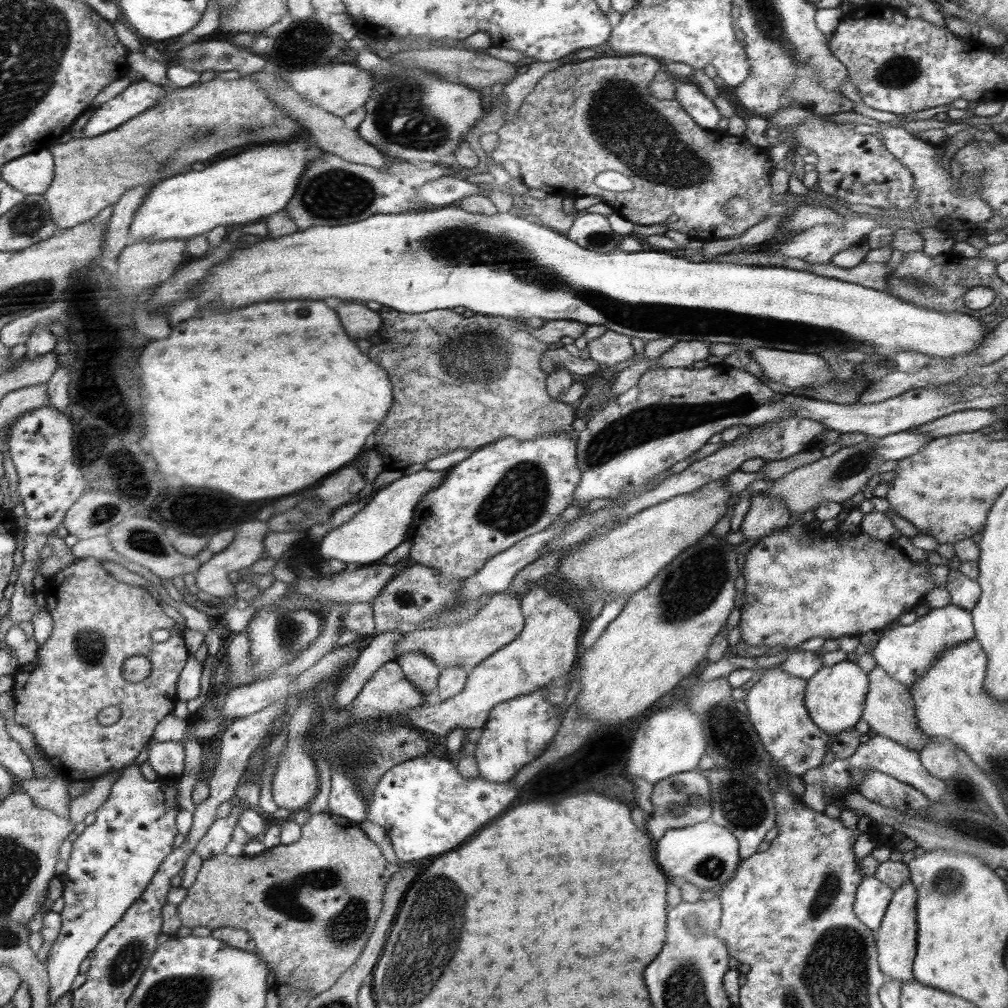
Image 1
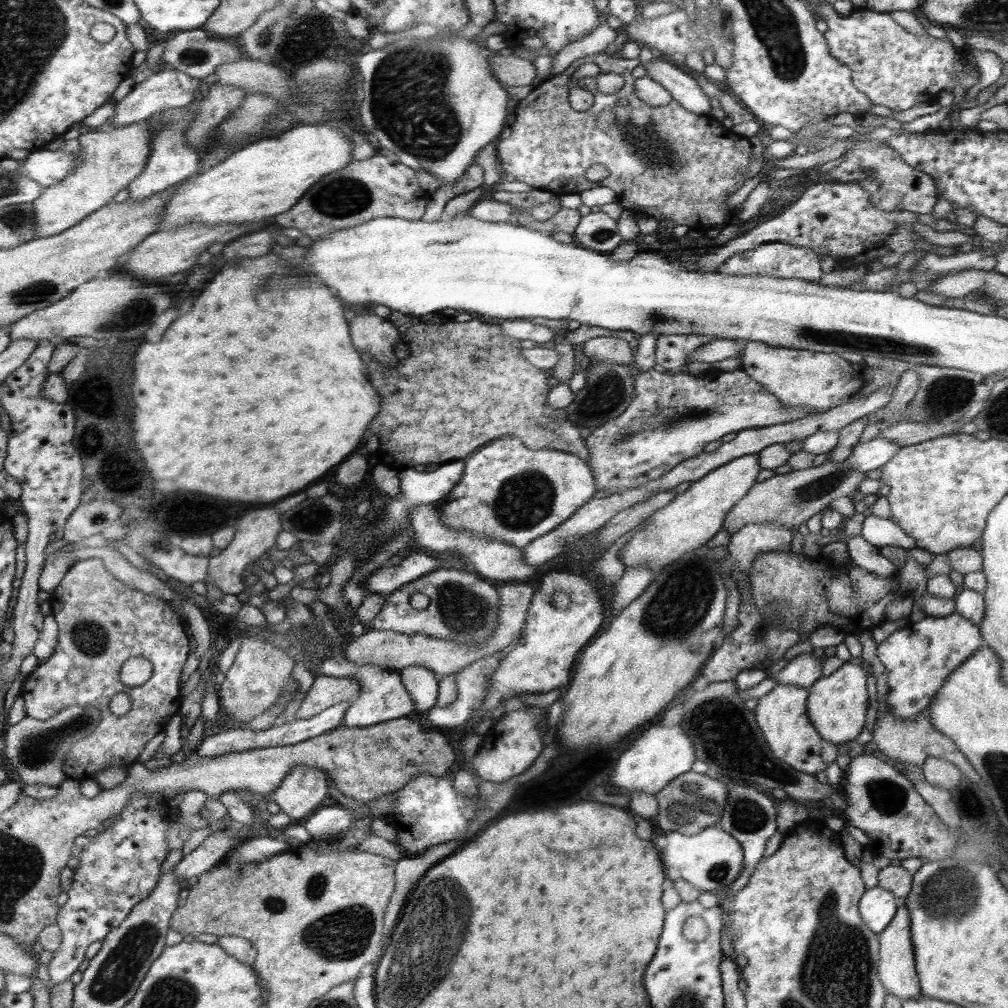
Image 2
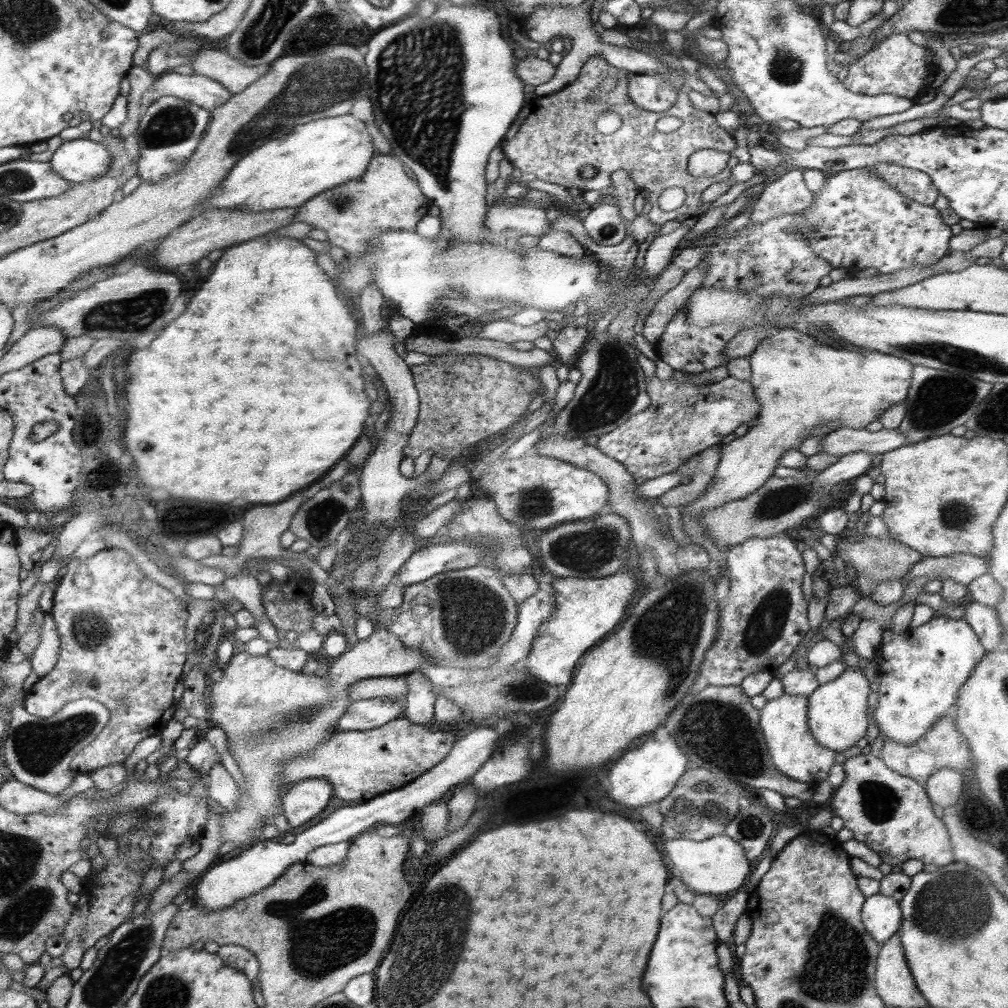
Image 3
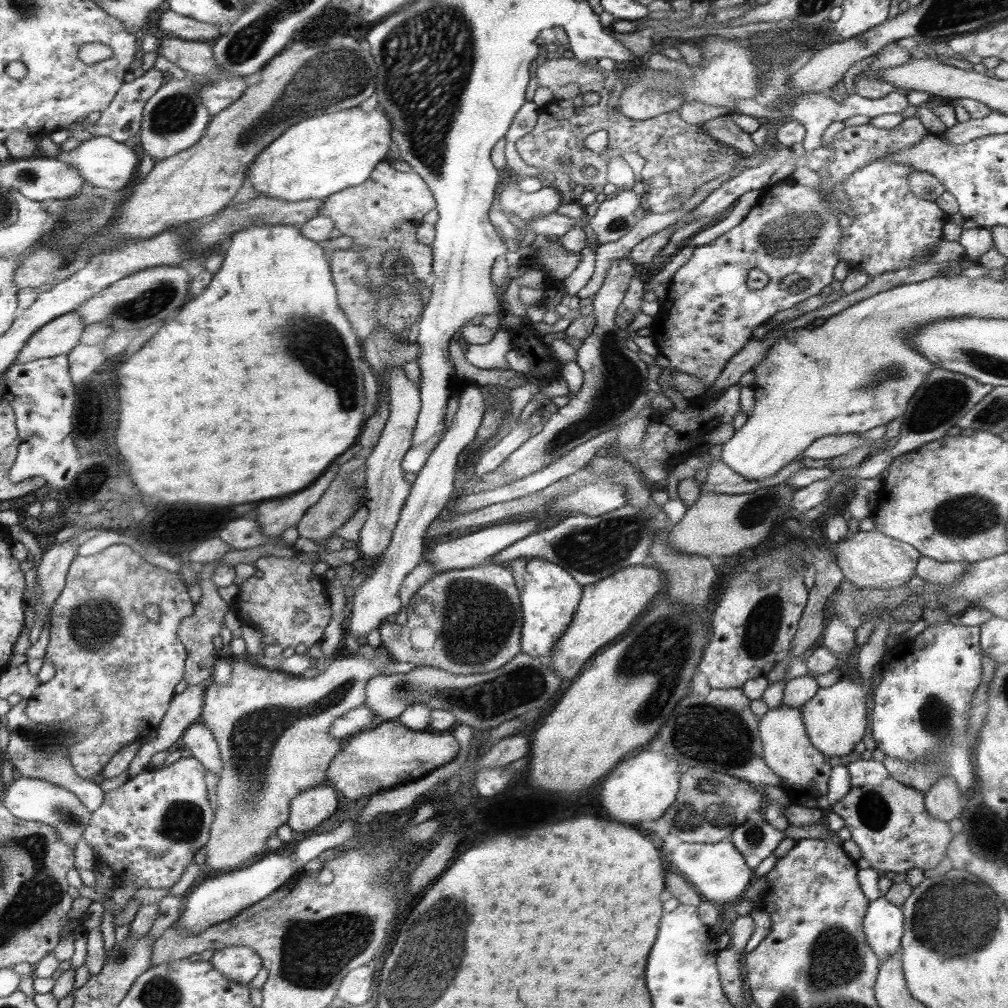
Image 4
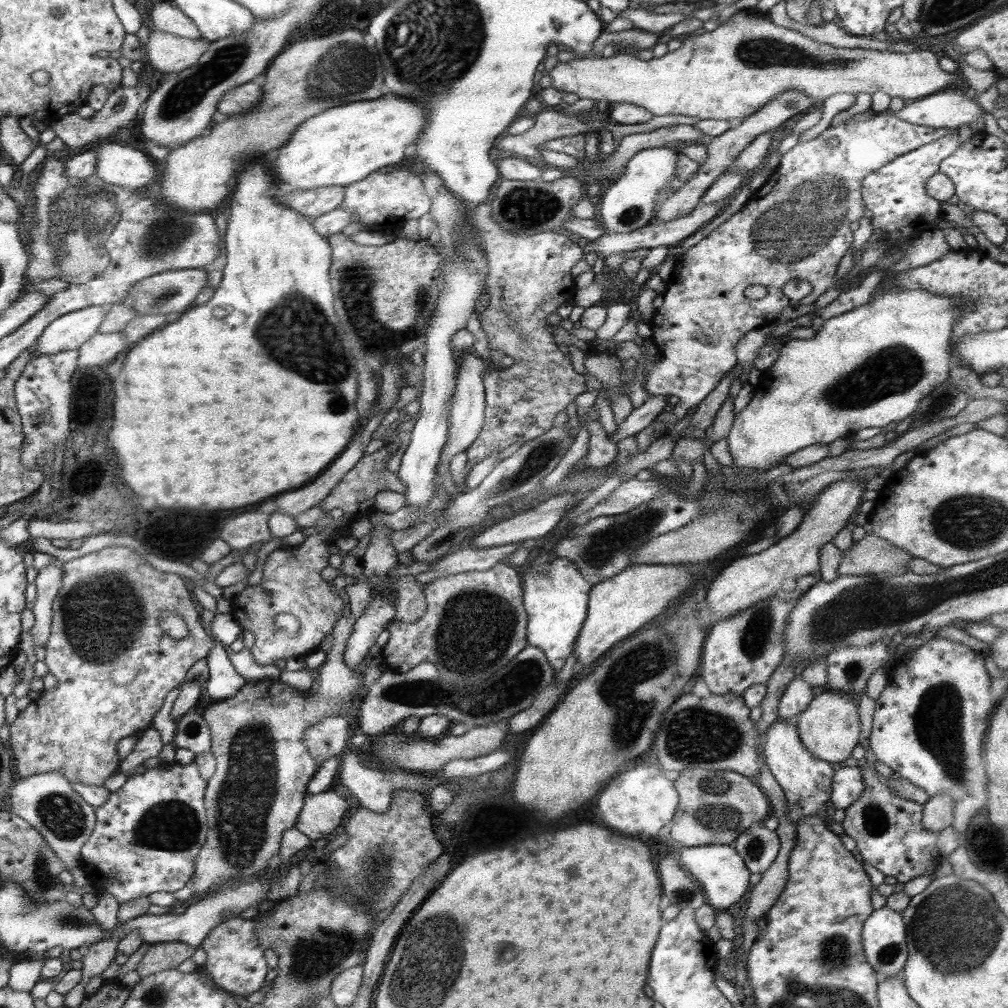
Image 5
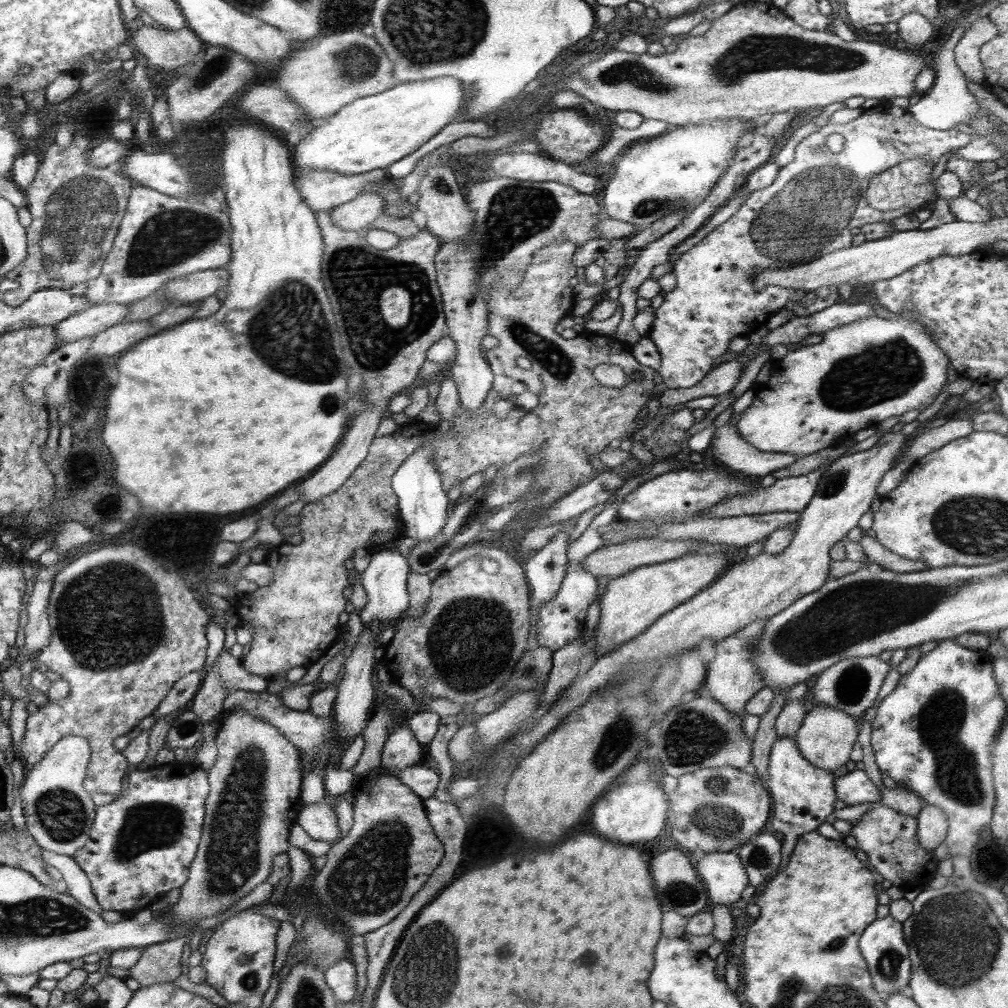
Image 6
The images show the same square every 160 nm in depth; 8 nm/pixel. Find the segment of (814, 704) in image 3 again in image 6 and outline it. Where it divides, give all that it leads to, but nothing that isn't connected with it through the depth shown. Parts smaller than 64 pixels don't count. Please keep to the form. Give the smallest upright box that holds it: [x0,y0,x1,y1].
[794,705,858,773]

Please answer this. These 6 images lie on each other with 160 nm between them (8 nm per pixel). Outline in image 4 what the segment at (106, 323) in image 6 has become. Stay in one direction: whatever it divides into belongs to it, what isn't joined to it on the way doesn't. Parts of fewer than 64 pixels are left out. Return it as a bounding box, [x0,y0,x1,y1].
[15,311,84,364]

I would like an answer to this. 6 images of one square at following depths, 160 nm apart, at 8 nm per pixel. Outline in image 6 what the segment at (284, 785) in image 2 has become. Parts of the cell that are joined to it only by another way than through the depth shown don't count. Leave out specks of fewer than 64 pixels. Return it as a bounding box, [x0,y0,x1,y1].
[297,799,340,842]

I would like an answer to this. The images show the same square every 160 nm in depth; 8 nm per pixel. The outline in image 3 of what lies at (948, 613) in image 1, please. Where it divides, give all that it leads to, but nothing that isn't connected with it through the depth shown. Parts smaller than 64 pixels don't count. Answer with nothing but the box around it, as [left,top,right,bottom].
[874,616,987,744]

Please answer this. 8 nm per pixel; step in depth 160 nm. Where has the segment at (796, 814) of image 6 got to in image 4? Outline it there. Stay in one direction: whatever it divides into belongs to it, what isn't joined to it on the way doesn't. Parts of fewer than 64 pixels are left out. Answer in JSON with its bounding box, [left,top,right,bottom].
[759,704,832,804]

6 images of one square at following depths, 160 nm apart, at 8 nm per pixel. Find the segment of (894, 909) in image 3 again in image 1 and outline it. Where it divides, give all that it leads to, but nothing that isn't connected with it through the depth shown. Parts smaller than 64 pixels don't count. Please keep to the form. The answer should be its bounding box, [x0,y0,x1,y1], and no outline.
[853,875,893,932]

